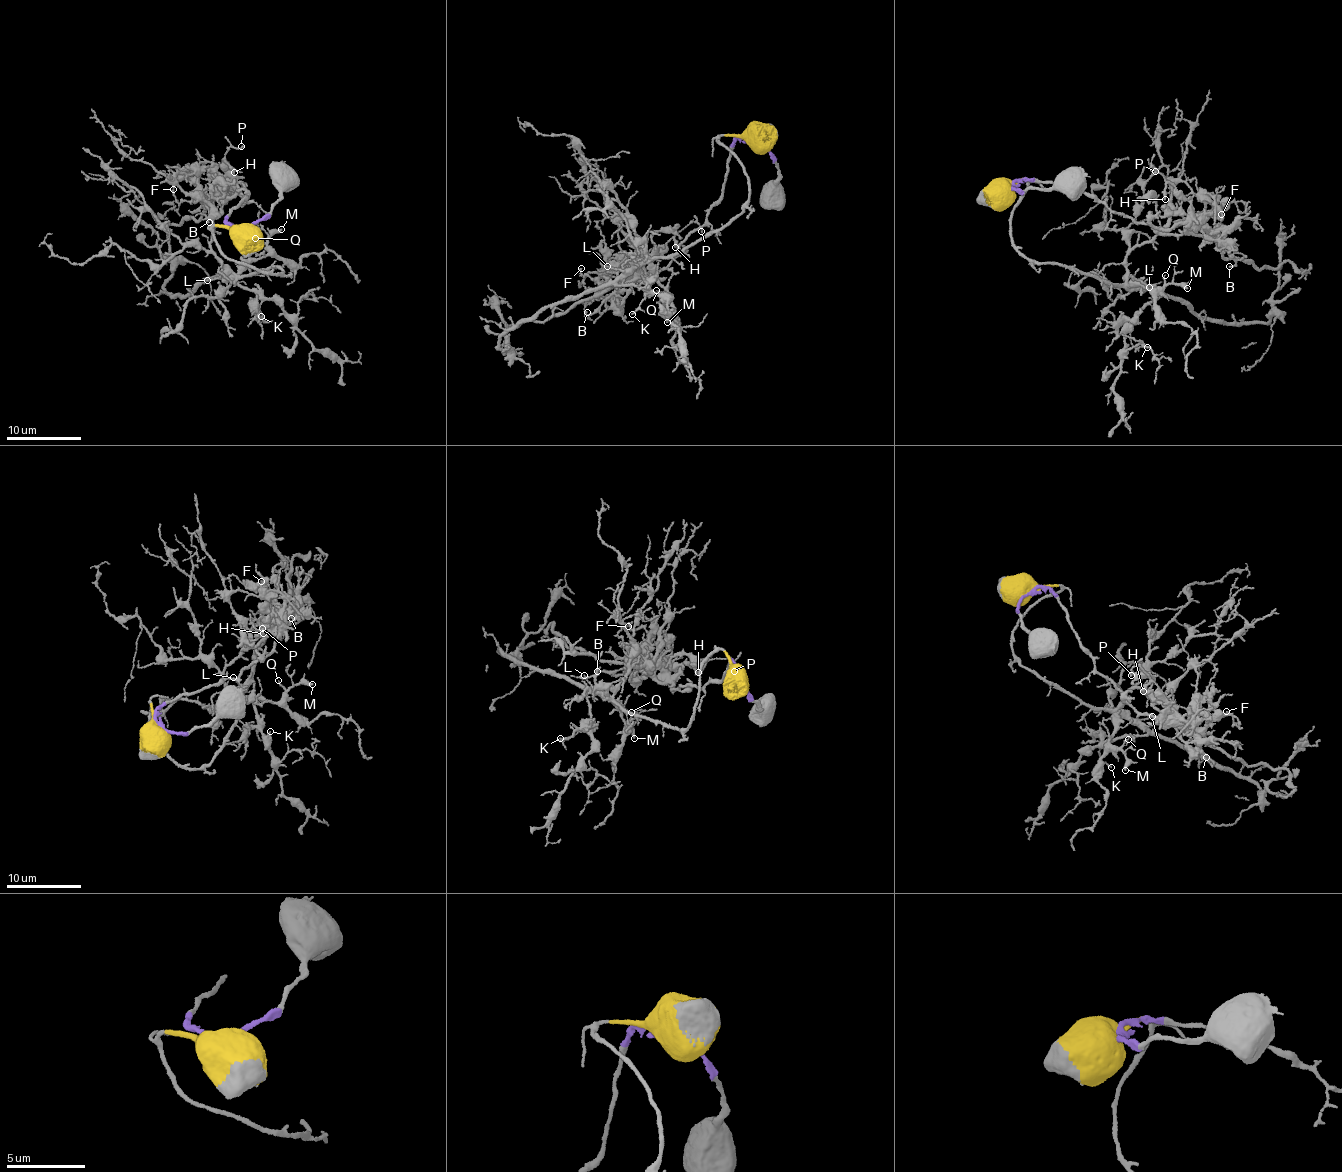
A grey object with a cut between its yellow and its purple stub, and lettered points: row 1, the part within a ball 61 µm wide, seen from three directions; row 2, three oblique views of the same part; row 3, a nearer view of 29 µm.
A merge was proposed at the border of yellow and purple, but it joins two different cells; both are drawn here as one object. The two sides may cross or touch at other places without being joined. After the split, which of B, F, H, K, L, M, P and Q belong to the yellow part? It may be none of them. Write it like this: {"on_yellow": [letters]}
{"on_yellow": ["K", "L", "M", "Q"]}

